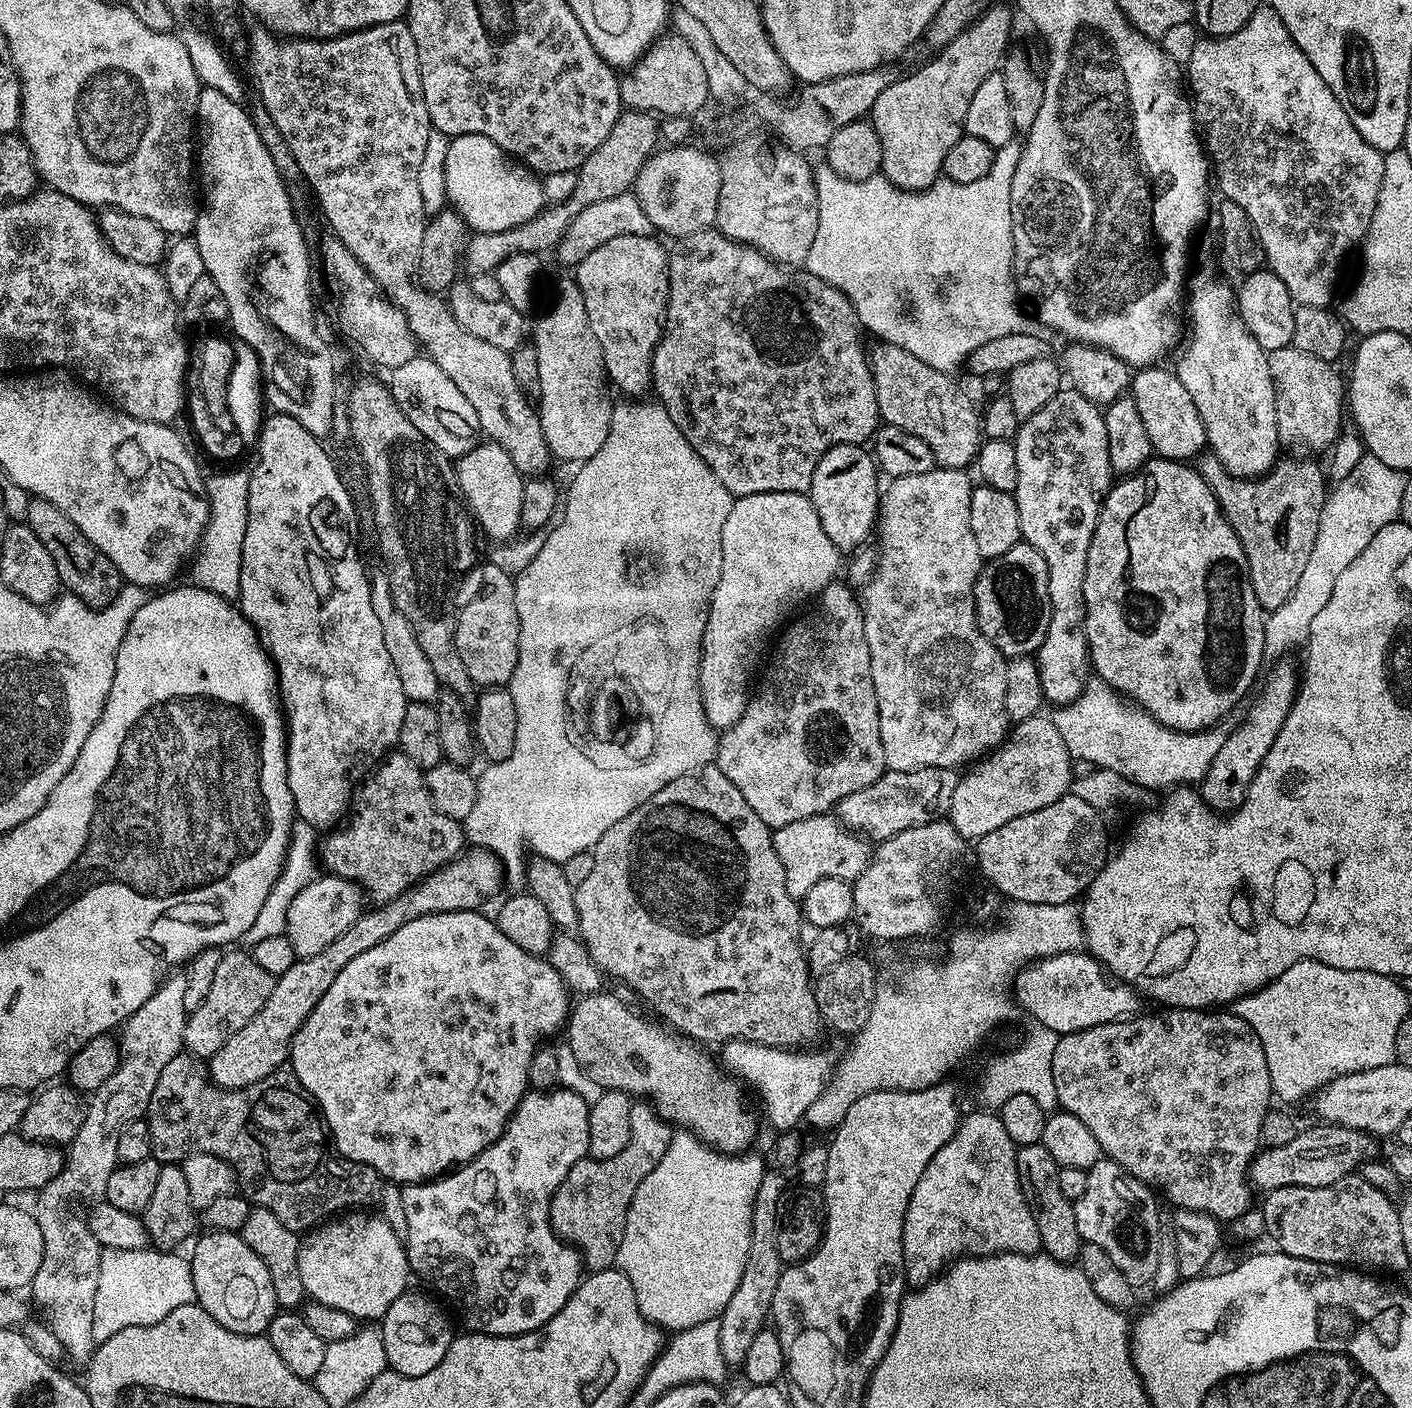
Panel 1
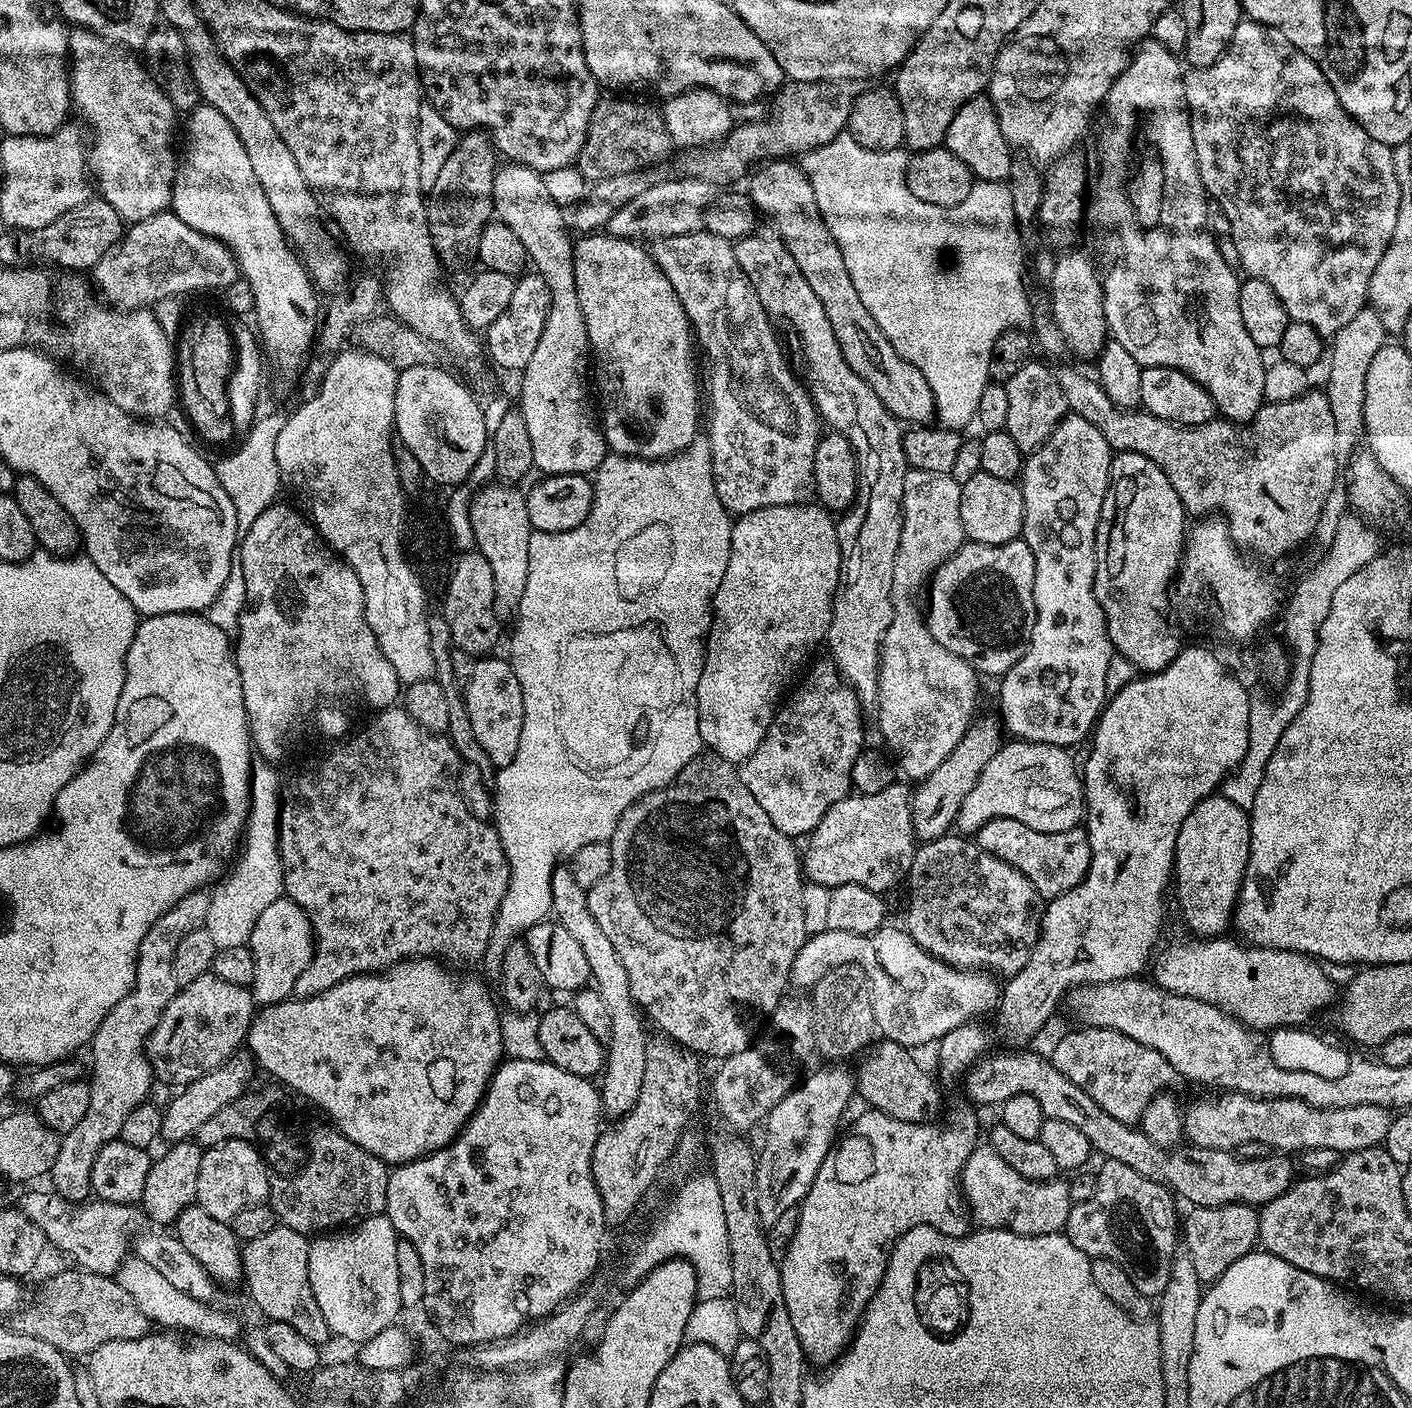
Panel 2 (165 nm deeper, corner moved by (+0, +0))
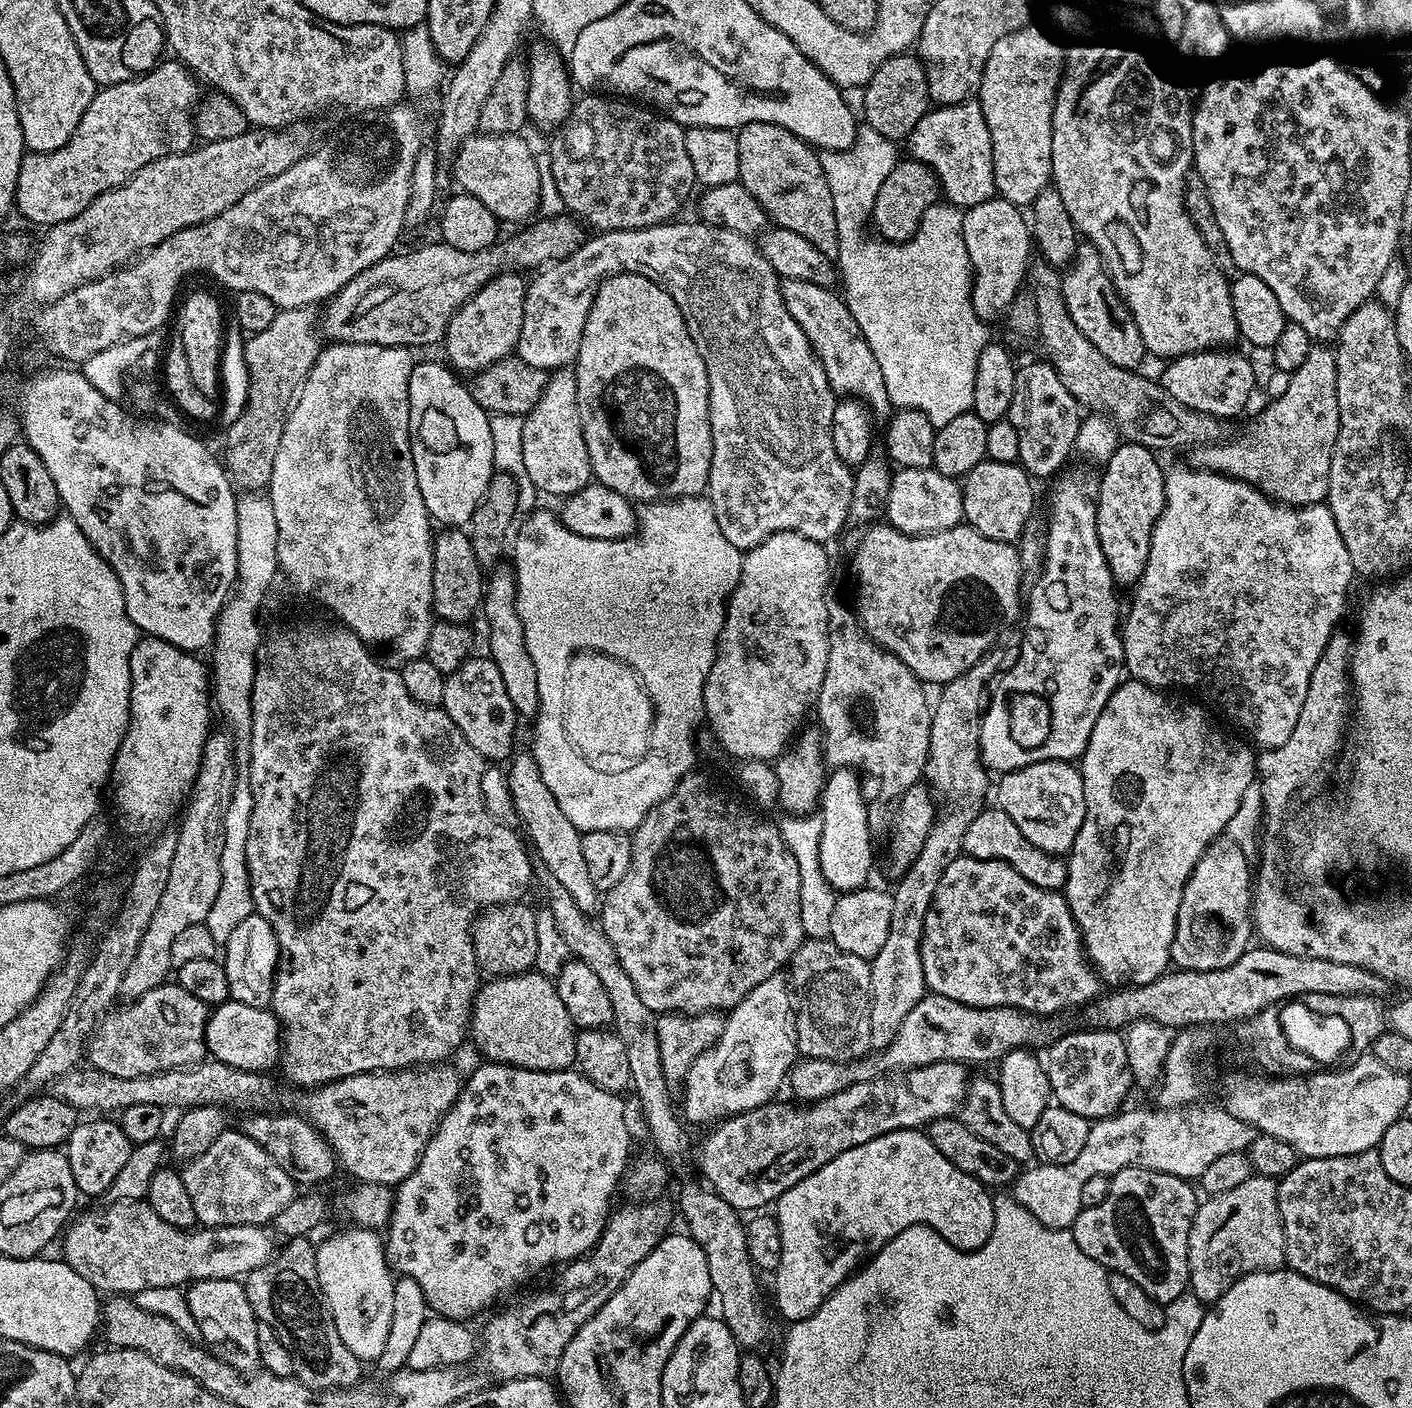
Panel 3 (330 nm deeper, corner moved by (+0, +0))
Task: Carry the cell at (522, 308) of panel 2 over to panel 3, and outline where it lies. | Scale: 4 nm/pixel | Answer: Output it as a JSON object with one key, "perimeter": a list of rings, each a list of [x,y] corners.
{"perimeter":[[[703,222],[696,224],[655,224],[642,230],[614,230],[613,232],[601,232],[592,234],[584,241],[584,245],[574,254],[570,254],[565,260],[557,260],[555,264],[547,265],[533,280],[529,279],[524,293],[524,313],[522,314],[522,334],[518,334],[515,355],[530,367],[538,367],[545,370],[555,370],[571,365],[576,359],[580,343],[582,342],[582,330],[586,326],[586,318],[590,314],[590,306],[594,302],[596,292],[600,284],[608,276],[616,276],[619,272],[629,272],[650,278],[656,284],[661,284],[678,302],[678,310],[682,310],[682,318],[686,322],[686,330],[690,330],[690,338],[694,338],[694,346],[698,346],[698,354],[702,354],[702,362],[706,362],[708,371],[708,409],[710,410],[710,426],[712,427],[712,457],[710,458],[710,474],[706,495],[712,503],[714,514],[718,518],[718,526],[722,534],[726,534],[727,540],[733,546],[747,550],[758,546],[770,534],[779,532],[797,532],[811,540],[829,542],[840,531],[844,524],[849,523],[850,498],[854,494],[854,472],[847,464],[838,458],[838,450],[834,450],[834,438],[832,437],[832,423],[834,422],[834,410],[838,403],[838,397],[832,391],[830,382],[824,373],[824,367],[816,352],[810,346],[806,334],[802,334],[802,326],[790,318],[790,310],[786,310],[786,302],[780,293],[781,277],[762,258],[760,249],[755,239],[743,236],[737,232],[731,232],[728,228],[715,228]]]}

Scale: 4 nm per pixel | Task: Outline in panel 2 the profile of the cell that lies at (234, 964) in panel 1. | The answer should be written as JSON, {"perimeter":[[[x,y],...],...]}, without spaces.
{"perimeter":[[[209,974],[183,985],[148,1038],[146,1055],[155,1079],[183,1086],[222,1066],[247,1041],[257,1011],[258,1005],[248,988],[222,982],[217,976]]]}

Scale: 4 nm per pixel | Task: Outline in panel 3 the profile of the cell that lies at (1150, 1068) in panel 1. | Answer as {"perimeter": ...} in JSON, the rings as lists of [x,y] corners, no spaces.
{"perimeter":[[[1093,1027],[1087,1031],[1068,1032],[1064,1037],[1053,1039],[1047,1049],[1046,1067],[1053,1101],[1095,1122],[1105,1116],[1114,1116],[1125,1107],[1124,1099],[1134,1088],[1134,1077],[1126,1058],[1126,1042],[1119,1031]]]}

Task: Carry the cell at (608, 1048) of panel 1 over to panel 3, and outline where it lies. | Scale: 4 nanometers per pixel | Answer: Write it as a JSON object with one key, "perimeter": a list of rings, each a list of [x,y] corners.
{"perimeter":[[[537,970],[521,972],[519,976],[489,979],[476,993],[470,1032],[473,1037],[476,1035],[483,1059],[488,1062],[513,1064],[516,1068],[529,1068],[535,1072],[563,1072],[571,1069],[576,1062],[577,1029],[566,1006],[562,1006],[555,983]]]}

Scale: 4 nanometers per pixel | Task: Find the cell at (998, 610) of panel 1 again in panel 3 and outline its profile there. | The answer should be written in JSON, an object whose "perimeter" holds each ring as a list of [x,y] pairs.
{"perimeter":[[[887,522],[873,523],[861,532],[864,533],[852,556],[852,572],[856,575],[854,611],[860,627],[875,644],[898,657],[925,685],[943,686],[970,670],[978,658],[998,643],[1003,628],[1021,619],[1022,569],[1015,543],[986,538],[964,522],[929,536],[907,536]]]}

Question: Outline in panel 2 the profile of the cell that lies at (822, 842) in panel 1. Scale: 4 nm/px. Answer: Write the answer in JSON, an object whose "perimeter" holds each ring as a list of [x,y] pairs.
{"perimeter":[[[895,782],[886,786],[885,789],[878,793],[859,793],[849,794],[846,798],[842,798],[838,802],[834,802],[834,806],[830,806],[830,810],[826,810],[826,814],[822,818],[822,822],[818,822],[818,826],[807,837],[808,849],[803,849],[802,852],[802,871],[809,881],[813,884],[820,884],[826,889],[837,888],[838,886],[846,886],[853,884],[854,886],[866,886],[866,890],[871,892],[879,892],[881,894],[887,893],[887,888],[892,888],[896,883],[903,881],[907,877],[912,859],[918,847],[916,838],[916,831],[914,830],[914,822],[912,821],[912,798],[910,795],[910,788],[907,783]]]}

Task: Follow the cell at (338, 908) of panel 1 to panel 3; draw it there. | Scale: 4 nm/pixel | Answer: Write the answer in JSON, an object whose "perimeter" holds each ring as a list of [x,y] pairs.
{"perimeter":[[[259,914],[247,916],[244,921],[239,922],[231,931],[229,940],[222,945],[222,963],[226,970],[226,978],[230,982],[231,999],[246,1002],[246,1006],[268,1008],[272,1003],[272,984],[276,981],[276,966],[279,962],[280,947],[270,922],[266,922],[266,918],[262,918]]]}

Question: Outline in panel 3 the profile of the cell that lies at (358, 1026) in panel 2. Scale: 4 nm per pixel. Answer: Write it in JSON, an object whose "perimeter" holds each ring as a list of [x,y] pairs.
{"perimeter":[[[228,999],[225,1004],[211,1009],[204,1035],[206,1052],[211,1059],[226,1062],[226,1066],[241,1068],[247,1072],[269,1071],[268,1067],[279,1061],[282,1051],[282,1025],[268,1008],[246,1006],[246,1002]]]}

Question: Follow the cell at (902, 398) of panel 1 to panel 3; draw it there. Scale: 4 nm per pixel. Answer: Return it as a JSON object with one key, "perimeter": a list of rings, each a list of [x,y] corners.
{"perimeter":[[[750,122],[736,132],[739,183],[743,184],[777,228],[794,230],[829,258],[839,257],[838,222],[834,218],[834,198],[826,186],[826,174],[819,155],[790,130],[770,122]]]}

